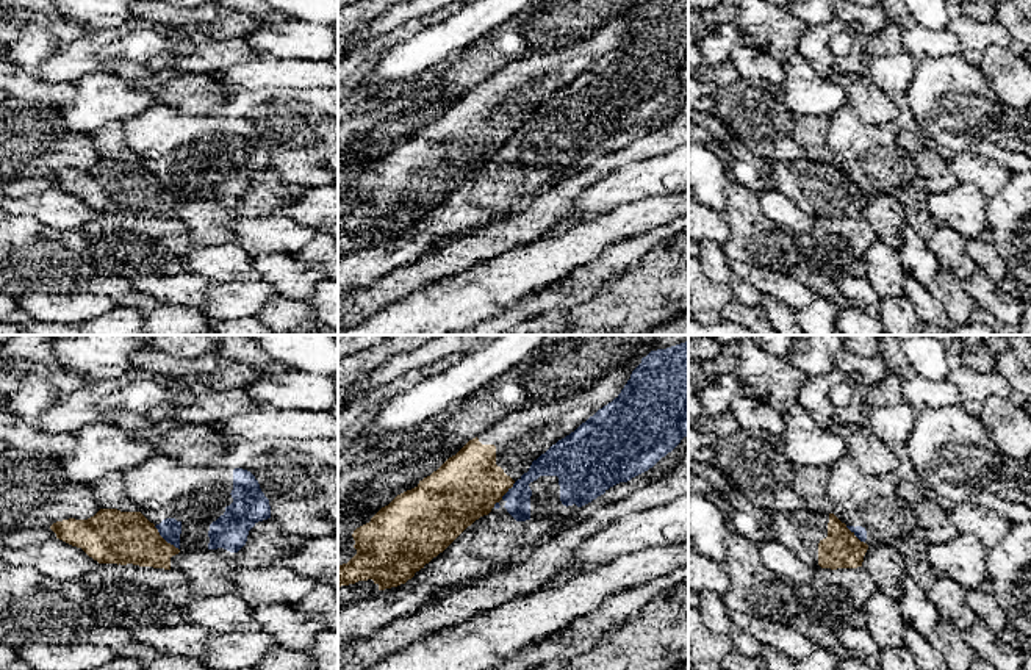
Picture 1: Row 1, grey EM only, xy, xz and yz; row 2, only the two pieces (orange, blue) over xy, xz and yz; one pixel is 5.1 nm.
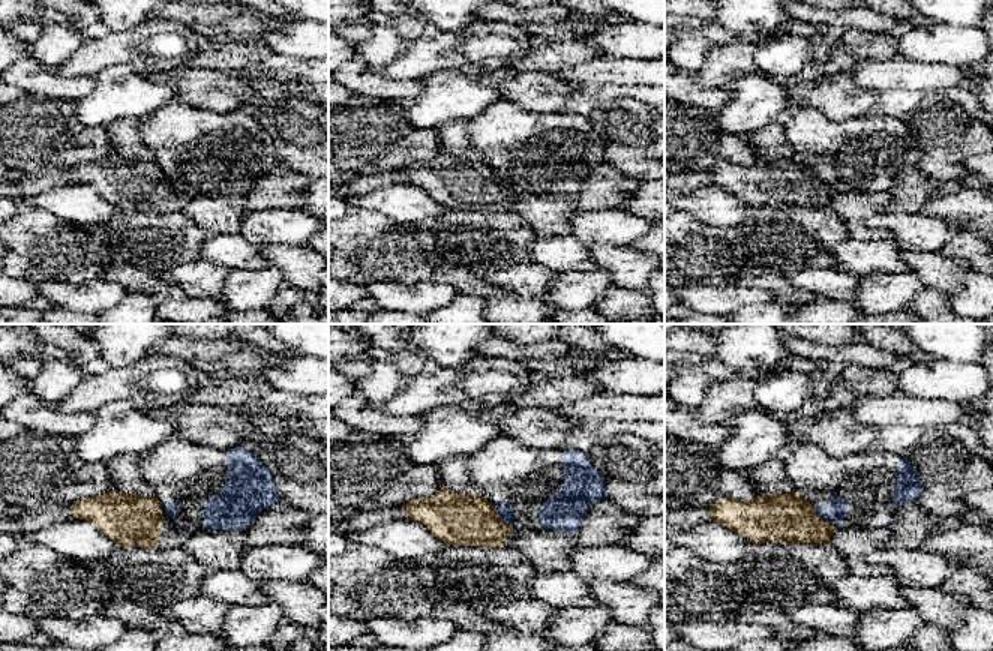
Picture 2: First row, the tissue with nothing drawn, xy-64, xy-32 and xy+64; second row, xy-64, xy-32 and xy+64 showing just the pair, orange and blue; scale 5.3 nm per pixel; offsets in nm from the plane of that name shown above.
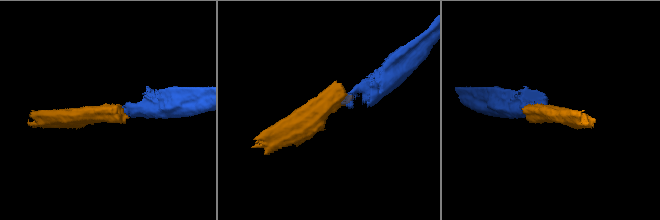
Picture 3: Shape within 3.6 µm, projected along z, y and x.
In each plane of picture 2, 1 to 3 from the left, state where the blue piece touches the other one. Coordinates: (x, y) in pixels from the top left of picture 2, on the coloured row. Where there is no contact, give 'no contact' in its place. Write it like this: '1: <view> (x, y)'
1: xy-64 (161, 504)
2: xy-32 (497, 515)
3: xy+64 (819, 516)

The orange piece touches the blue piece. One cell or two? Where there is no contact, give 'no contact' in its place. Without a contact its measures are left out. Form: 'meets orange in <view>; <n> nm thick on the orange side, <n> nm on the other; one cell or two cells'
meets orange in xy; 280 nm thick on the orange side, 110 nm on the other; two cells

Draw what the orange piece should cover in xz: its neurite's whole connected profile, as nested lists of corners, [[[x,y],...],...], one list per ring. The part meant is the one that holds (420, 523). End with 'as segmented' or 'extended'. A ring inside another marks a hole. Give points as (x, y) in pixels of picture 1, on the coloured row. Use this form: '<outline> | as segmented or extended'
[[[657,335],[624,366],[612,369],[588,390],[555,398],[551,404],[529,405],[512,412],[502,421],[469,440],[436,471],[419,481],[415,488],[397,495],[369,523],[354,531],[357,554],[347,564],[338,567],[338,587],[368,579],[372,579],[379,590],[405,584],[468,526],[488,515],[513,484],[529,471],[533,460],[618,398],[643,357],[651,351],[666,349],[685,341],[688,341],[688,335]]] | extended

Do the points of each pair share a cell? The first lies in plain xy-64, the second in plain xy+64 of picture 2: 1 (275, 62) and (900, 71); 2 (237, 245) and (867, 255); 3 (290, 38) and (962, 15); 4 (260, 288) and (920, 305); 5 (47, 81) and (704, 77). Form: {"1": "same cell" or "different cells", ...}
{"1": "same cell", "2": "same cell", "3": "different cells", "4": "different cells", "5": "different cells"}

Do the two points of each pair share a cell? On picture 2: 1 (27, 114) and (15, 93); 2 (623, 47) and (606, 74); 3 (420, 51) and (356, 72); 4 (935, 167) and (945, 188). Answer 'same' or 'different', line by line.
1: different
2: different
3: different
4: different

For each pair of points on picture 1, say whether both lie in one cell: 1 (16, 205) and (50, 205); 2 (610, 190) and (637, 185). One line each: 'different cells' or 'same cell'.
1: same cell
2: same cell

